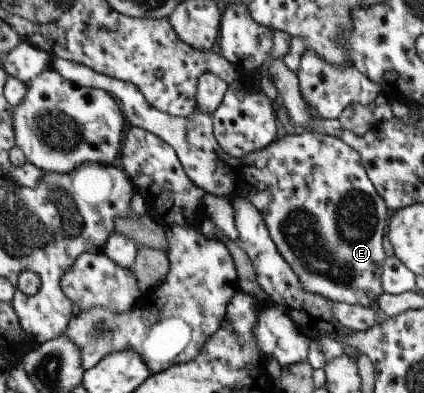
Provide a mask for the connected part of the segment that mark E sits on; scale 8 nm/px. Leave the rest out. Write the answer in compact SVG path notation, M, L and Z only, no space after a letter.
M53 58L50 66L53 71L76 85L95 87L111 93L121 104L126 124L147 130L171 146L187 178L205 193L229 200L249 200L249 204L261 213L277 252L291 267L305 291L319 294L334 302L363 306L369 306L370 300L377 300L377 296L383 293L381 271L387 254L383 252L382 242L383 230L389 217L387 206L371 184L357 152L342 140L315 130L303 130L299 134L286 134L265 148L244 154L243 157L229 157L213 137L212 113L201 111L197 104L189 117L174 117L149 105L139 89L131 83L109 78L63 58Z

